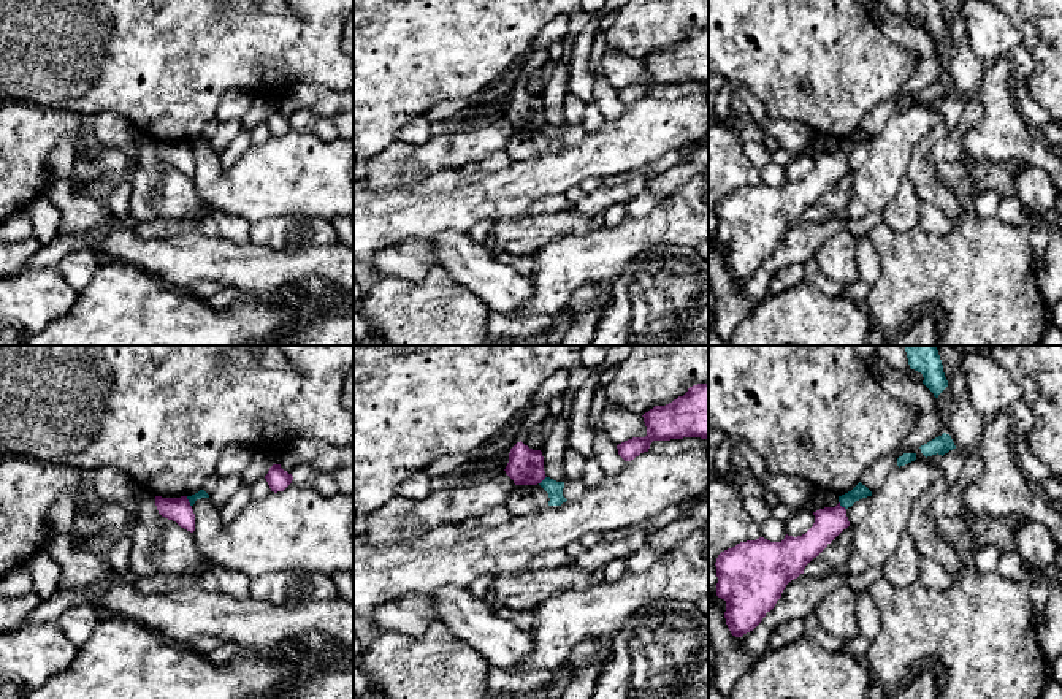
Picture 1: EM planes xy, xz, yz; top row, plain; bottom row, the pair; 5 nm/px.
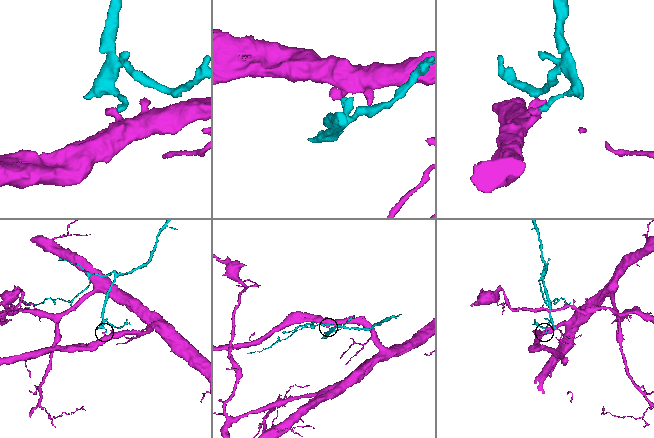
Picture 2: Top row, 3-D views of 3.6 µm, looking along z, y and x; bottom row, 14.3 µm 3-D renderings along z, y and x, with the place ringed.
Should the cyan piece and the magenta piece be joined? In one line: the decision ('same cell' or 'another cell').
another cell

